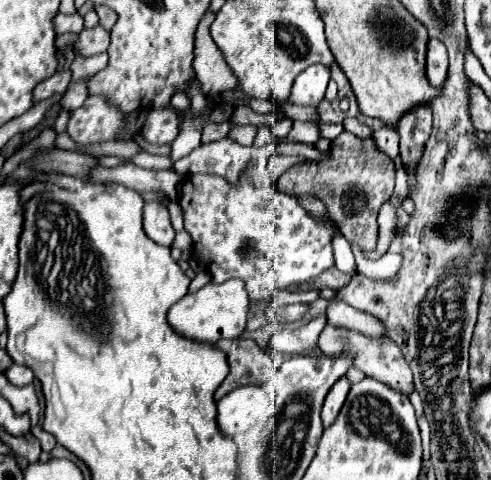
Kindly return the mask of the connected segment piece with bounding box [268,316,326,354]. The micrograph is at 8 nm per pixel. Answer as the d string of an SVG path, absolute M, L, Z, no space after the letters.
M318 316L298 330L280 330L270 338L268 348L276 352L292 352L292 354L312 350L318 346L318 338L324 326L326 326L326 316Z

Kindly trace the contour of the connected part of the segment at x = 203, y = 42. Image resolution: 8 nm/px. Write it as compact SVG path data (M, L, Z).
M208 10L204 14L204 20L198 24L196 32L196 46L194 46L194 72L198 80L202 82L202 92L206 95L217 95L230 88L238 88L234 74L224 64L222 52L214 44L208 28L214 20L214 14Z

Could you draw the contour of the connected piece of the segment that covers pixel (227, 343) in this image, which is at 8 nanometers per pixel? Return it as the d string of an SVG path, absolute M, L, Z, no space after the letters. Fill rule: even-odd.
M236 338L236 340L220 340L214 344L216 348L224 350L228 356L230 374L214 392L214 400L218 402L226 392L232 392L240 386L262 386L266 376L274 370L272 356L262 350L252 338Z

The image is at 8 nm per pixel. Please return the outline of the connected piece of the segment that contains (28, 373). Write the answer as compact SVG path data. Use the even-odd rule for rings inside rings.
M20 364L10 366L10 368L6 370L6 376L8 376L8 380L10 380L14 386L28 386L28 384L32 384L32 380L34 380L32 370L28 370L26 366L20 366Z

